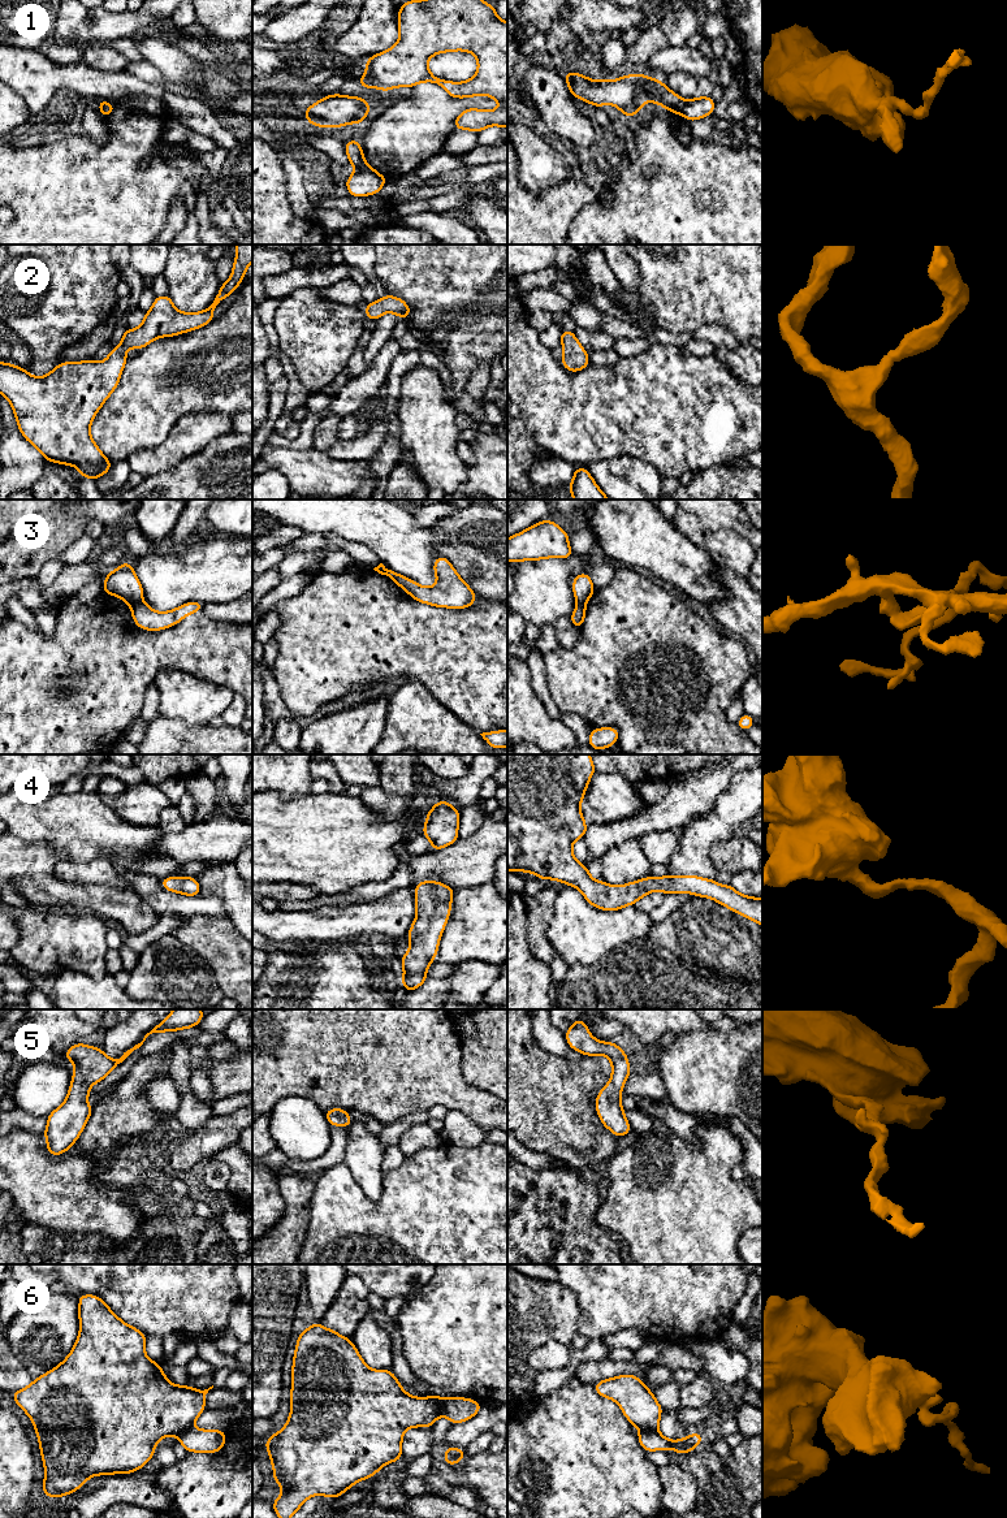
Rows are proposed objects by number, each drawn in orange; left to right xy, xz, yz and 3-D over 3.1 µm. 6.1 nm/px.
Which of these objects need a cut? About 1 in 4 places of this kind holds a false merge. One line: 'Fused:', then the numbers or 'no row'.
Fused: 1, 3, 6

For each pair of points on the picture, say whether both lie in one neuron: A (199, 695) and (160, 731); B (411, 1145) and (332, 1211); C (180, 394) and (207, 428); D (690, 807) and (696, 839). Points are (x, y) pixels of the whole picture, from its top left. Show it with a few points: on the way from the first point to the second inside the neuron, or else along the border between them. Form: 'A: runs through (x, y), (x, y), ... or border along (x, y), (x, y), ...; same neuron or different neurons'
A: border along (159, 714), (180, 718), (191, 726), (206, 725); different neurons
B: border along (436, 1147), (426, 1147), (406, 1157); different neurons
C: border along (227, 414), (185, 414), (169, 431); different neurons
D: border along (716, 801), (707, 813), (695, 817), (678, 833); different neurons

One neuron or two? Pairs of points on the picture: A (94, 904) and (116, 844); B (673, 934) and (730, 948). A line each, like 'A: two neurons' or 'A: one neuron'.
A: two neurons
B: one neuron

